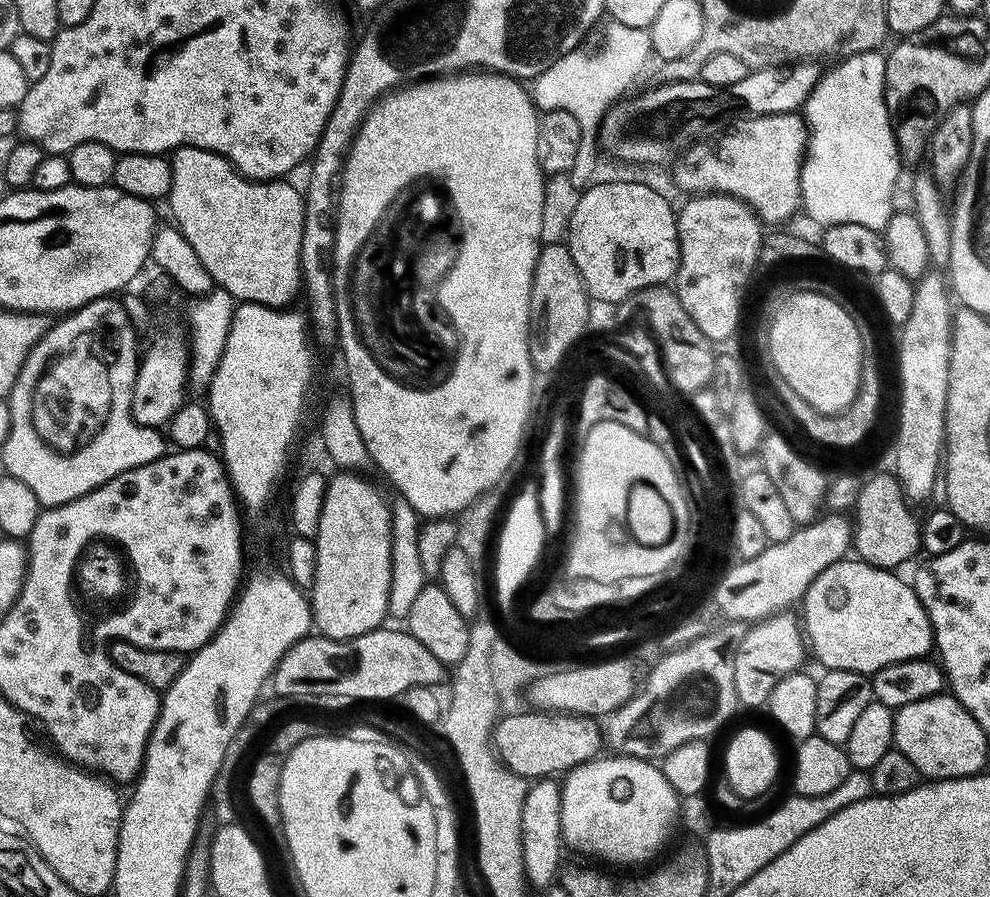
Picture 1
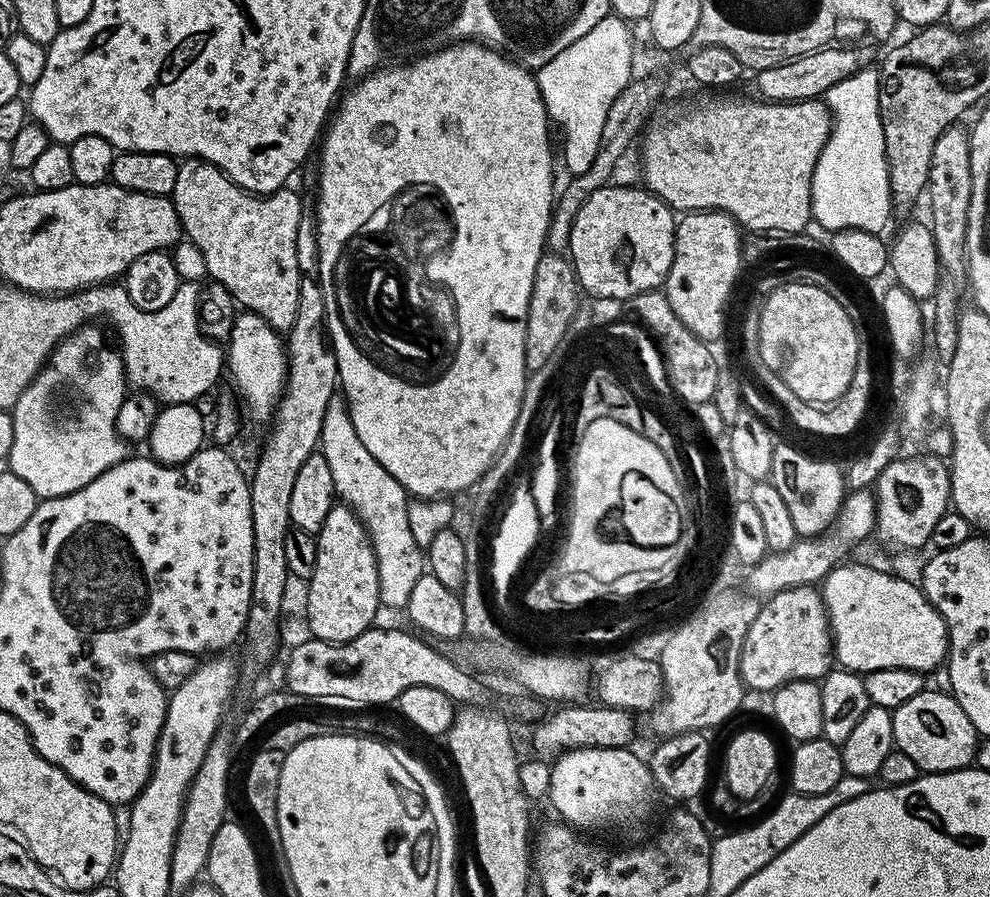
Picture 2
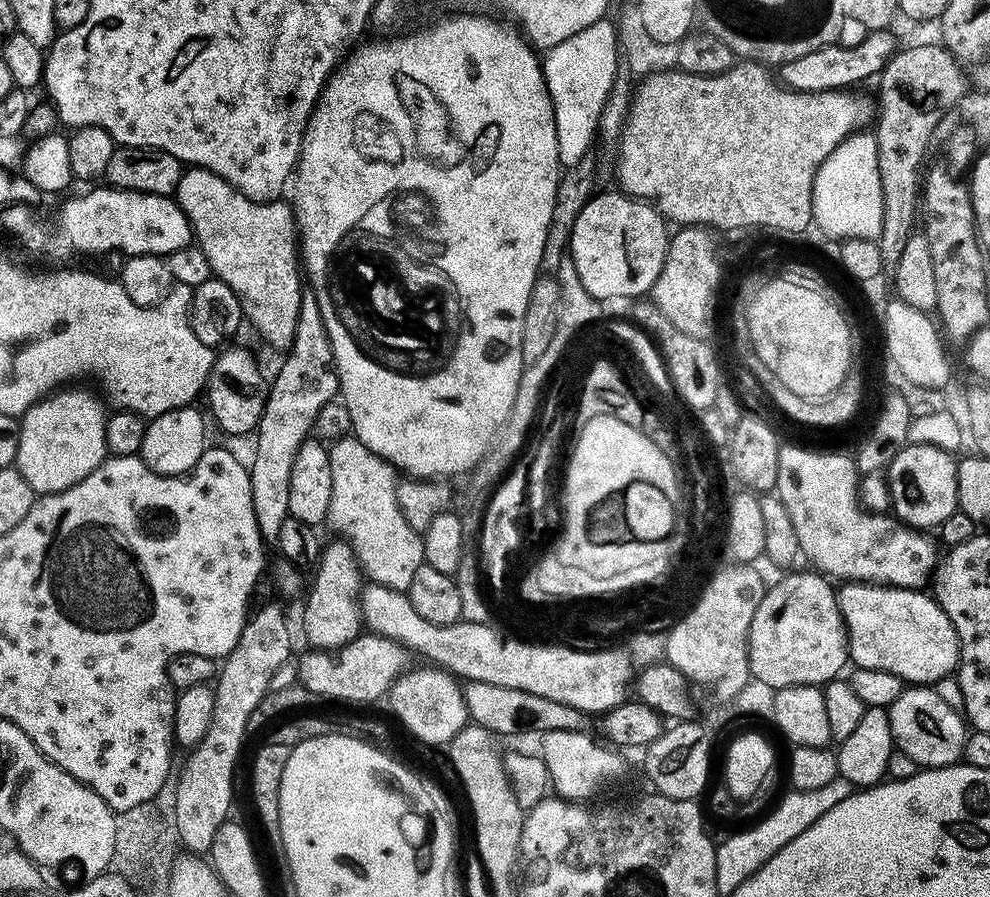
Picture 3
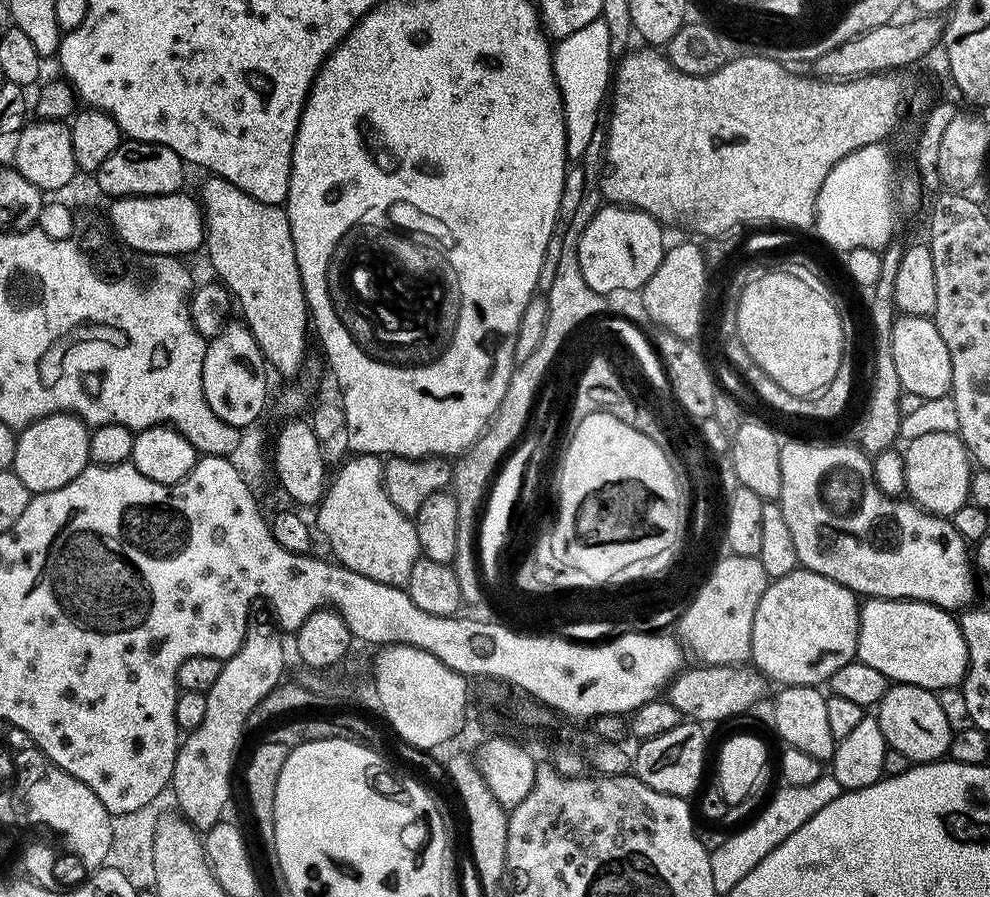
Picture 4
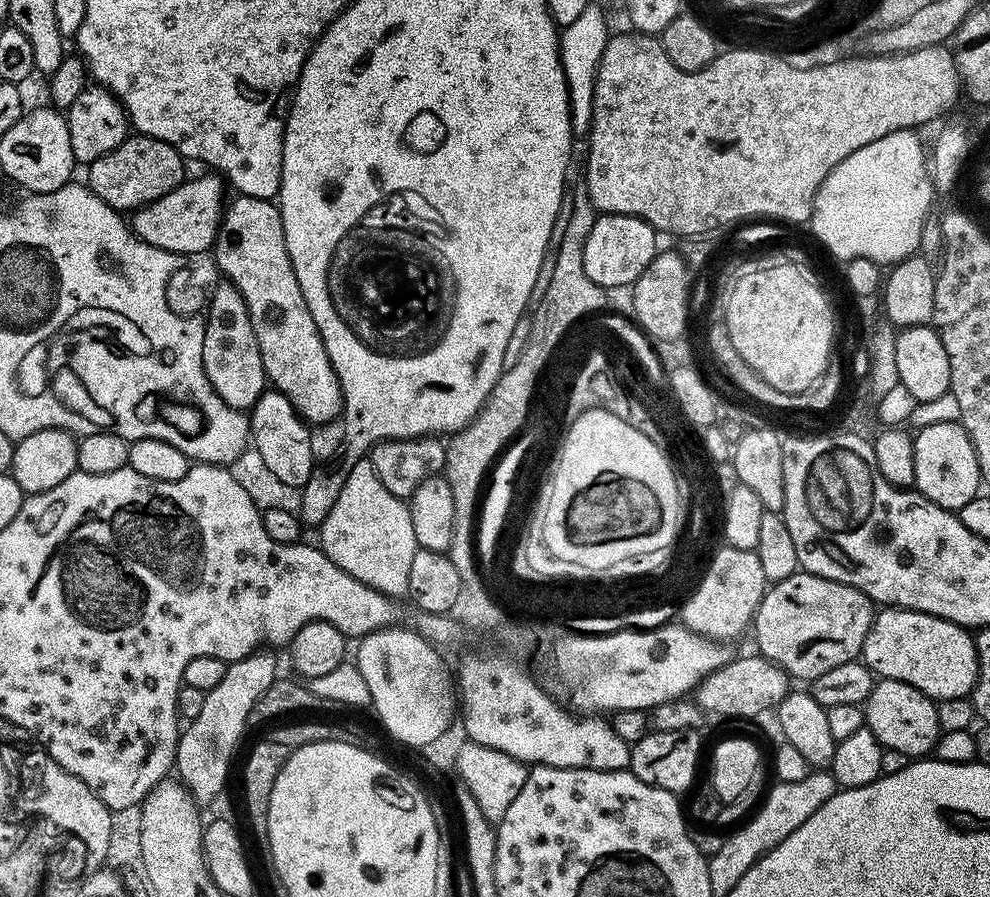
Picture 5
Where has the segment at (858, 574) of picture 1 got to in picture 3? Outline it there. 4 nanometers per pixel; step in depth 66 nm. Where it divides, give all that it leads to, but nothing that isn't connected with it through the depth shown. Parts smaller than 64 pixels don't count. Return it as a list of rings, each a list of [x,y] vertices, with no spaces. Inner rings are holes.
[[[848,582],[838,595],[848,631],[848,655],[856,668],[886,670],[912,686],[932,686],[955,673],[960,662],[958,634],[927,591]]]

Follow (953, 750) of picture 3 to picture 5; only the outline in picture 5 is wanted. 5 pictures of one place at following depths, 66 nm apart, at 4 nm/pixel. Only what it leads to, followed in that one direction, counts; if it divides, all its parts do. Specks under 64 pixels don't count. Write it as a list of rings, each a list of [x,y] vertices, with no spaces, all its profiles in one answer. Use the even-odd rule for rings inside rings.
[[[877,679],[862,705],[864,723],[884,749],[898,750],[909,758],[924,758],[940,738],[940,712],[937,701],[914,686],[897,680]]]

